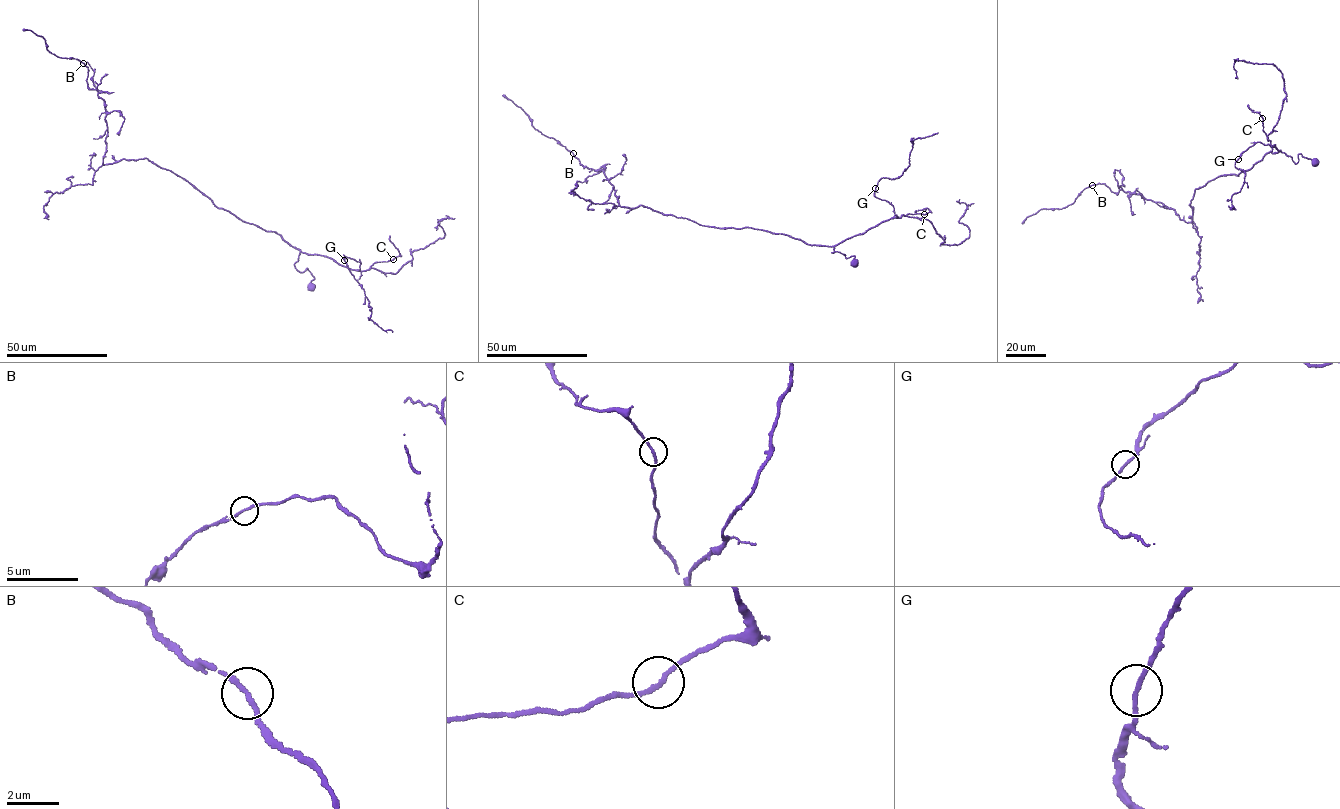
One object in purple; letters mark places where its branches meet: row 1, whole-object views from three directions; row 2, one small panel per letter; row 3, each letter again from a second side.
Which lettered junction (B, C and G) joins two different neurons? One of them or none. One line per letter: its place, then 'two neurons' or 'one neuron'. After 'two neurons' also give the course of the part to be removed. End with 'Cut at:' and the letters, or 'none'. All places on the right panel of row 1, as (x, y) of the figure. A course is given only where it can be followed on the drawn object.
B: (1092, 185) | one neuron
C: (1262, 118) | one neuron
G: (1238, 159) | one neuron
Cut at: none

